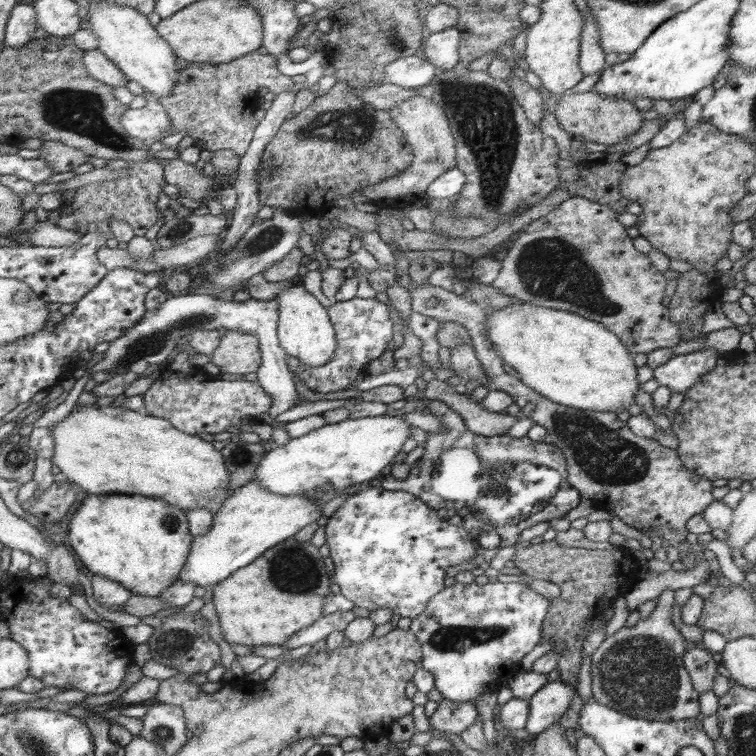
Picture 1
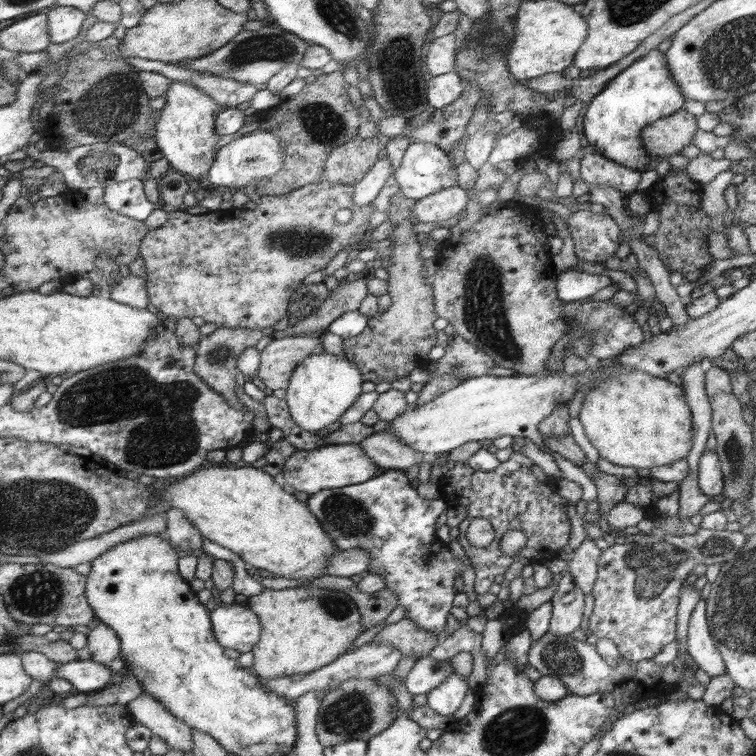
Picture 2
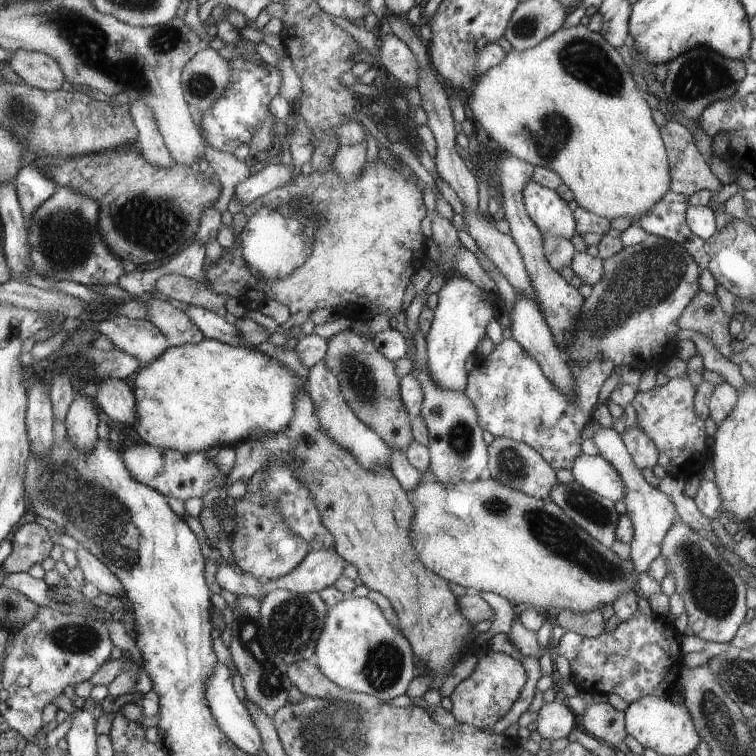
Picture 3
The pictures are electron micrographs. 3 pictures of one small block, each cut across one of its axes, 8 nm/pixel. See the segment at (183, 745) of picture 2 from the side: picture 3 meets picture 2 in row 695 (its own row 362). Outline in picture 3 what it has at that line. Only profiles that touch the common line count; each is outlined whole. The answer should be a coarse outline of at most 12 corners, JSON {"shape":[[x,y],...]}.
{"shape":[[116,316],[98,330],[116,349],[151,365],[171,347],[154,323]]}

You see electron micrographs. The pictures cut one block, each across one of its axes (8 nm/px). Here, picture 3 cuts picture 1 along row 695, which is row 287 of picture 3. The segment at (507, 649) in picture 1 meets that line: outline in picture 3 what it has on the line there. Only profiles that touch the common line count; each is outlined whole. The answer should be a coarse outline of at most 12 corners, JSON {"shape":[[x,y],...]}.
{"shape":[[445,279],[425,336],[430,376],[466,390],[464,364],[502,297]]}

